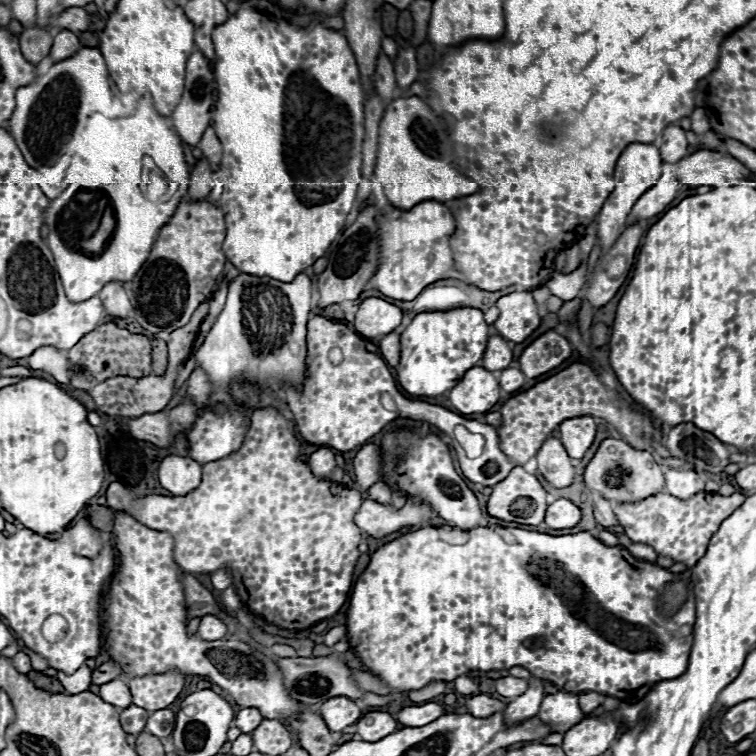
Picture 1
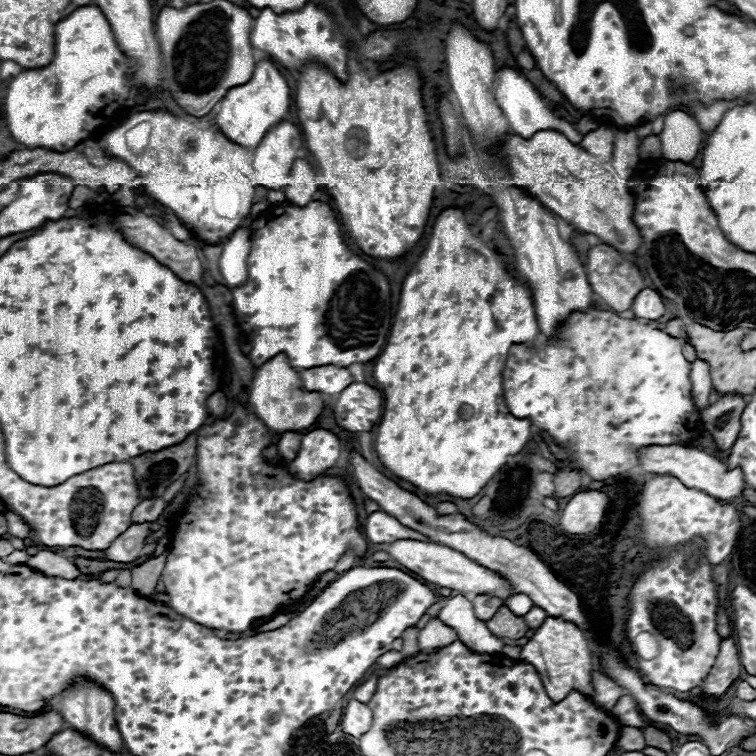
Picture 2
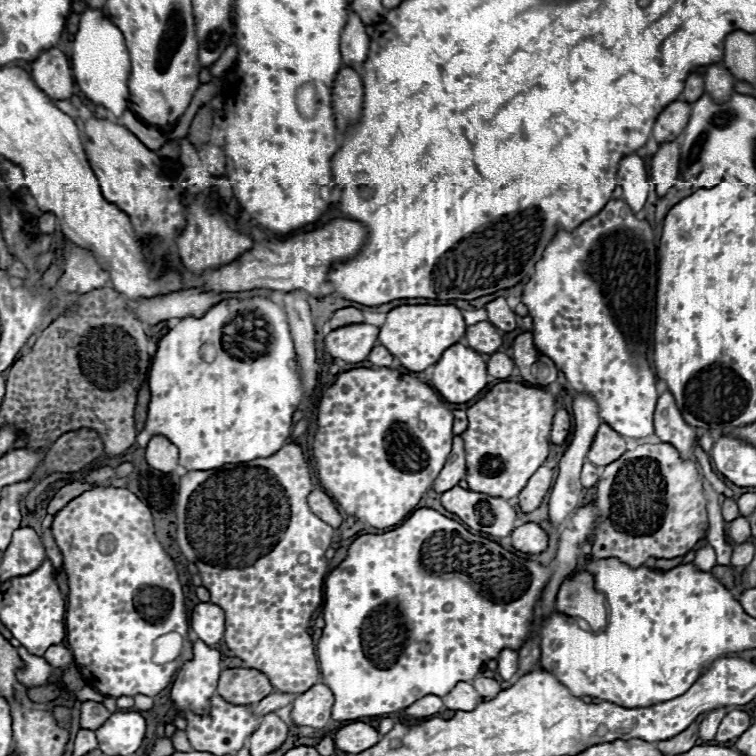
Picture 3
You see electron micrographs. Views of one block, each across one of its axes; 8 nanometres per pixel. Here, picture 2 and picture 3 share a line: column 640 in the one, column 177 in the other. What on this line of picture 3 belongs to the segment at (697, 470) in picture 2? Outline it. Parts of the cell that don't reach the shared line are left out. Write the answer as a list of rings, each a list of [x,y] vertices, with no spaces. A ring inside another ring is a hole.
[[[154,436],[146,446],[146,460],[160,472],[174,472],[178,468],[178,448],[164,436]]]

